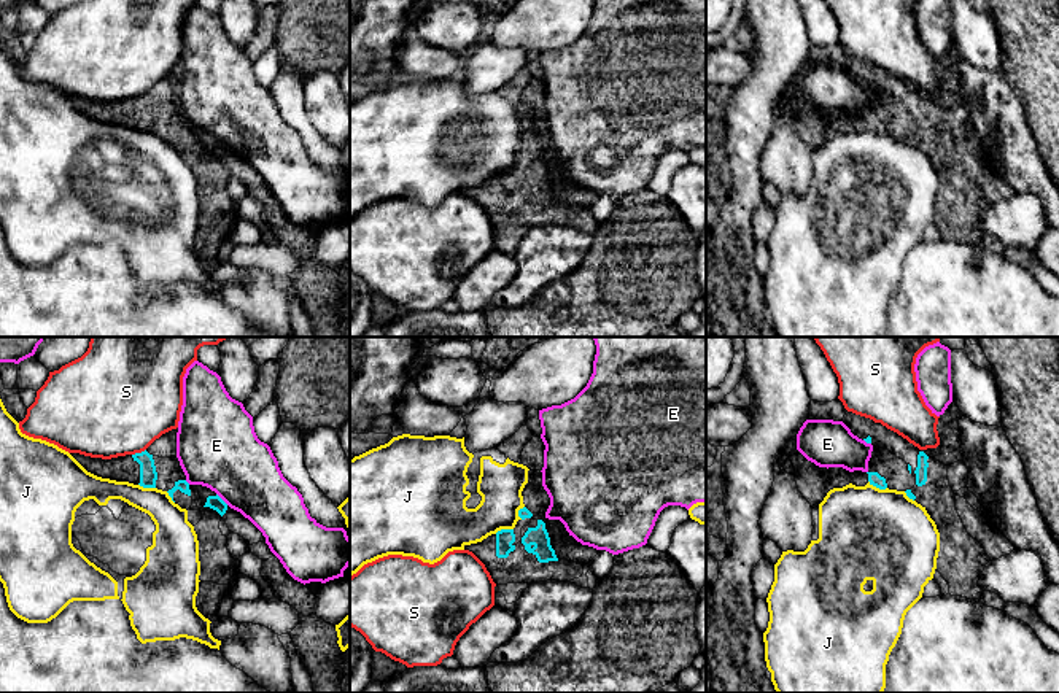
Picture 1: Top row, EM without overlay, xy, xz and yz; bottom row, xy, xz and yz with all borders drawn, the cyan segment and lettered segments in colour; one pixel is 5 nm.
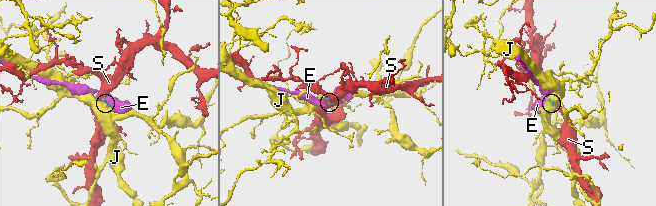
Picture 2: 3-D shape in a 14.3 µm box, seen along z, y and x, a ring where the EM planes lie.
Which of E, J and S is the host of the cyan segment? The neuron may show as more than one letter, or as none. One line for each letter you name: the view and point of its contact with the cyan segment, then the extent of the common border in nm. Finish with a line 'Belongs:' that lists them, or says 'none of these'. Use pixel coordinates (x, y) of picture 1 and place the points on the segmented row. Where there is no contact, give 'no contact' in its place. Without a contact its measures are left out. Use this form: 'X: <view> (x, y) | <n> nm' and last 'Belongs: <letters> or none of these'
Belongs: none of these

